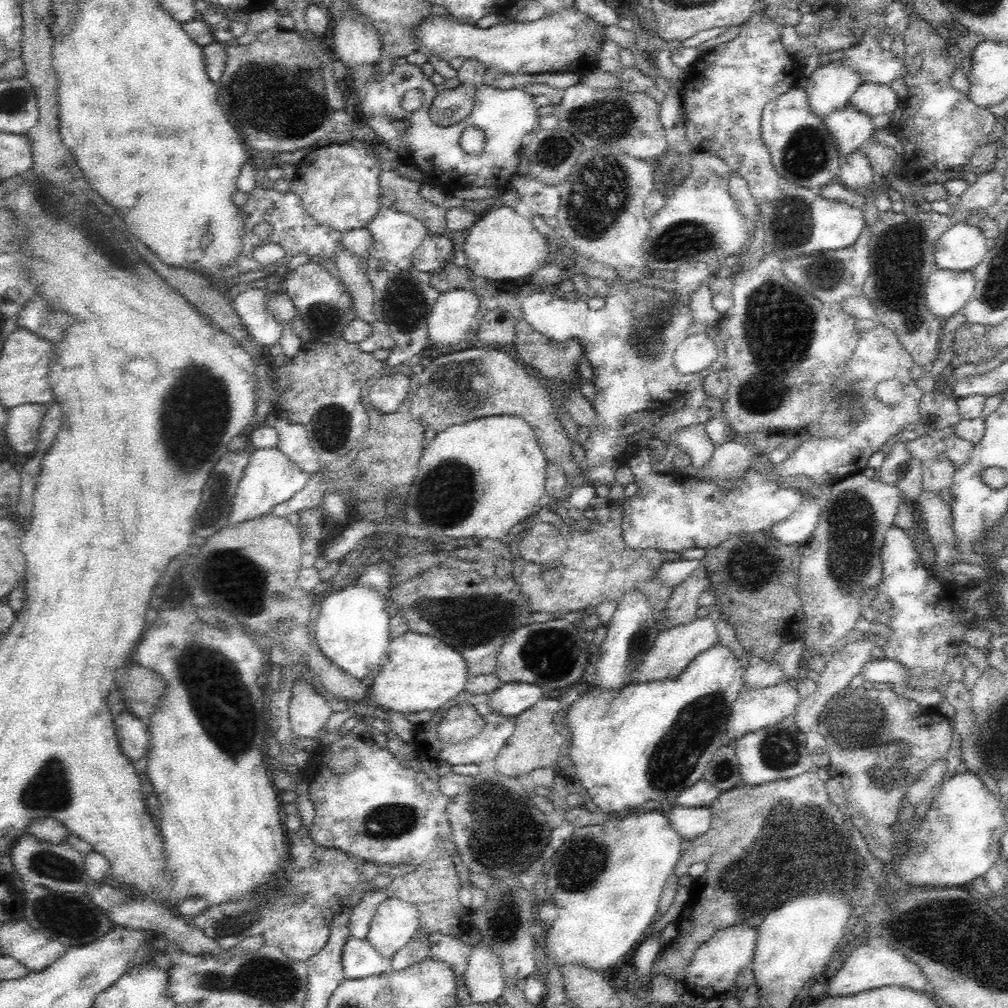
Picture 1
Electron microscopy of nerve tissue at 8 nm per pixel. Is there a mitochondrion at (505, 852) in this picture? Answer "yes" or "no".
no

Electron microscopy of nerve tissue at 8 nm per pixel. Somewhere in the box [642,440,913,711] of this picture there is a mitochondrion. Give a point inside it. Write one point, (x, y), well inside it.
(851, 519)

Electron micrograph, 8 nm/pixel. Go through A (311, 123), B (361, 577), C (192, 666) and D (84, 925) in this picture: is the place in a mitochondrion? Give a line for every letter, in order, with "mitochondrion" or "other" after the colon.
A: mitochondrion
B: other
C: mitochondrion
D: other

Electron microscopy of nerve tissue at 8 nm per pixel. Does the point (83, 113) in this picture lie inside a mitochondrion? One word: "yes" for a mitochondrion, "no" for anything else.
no

